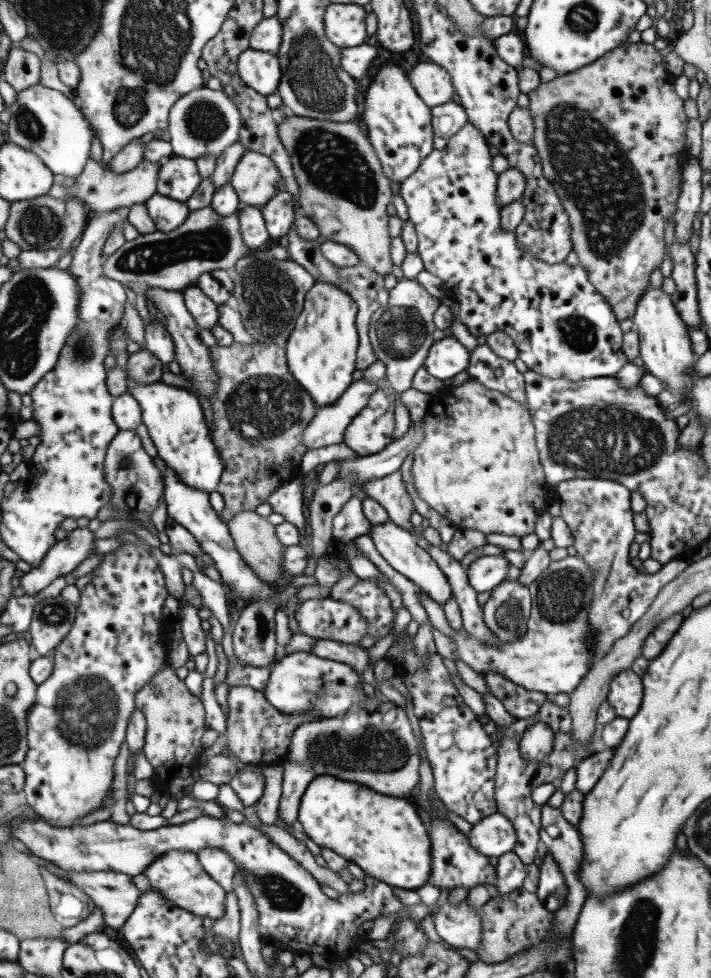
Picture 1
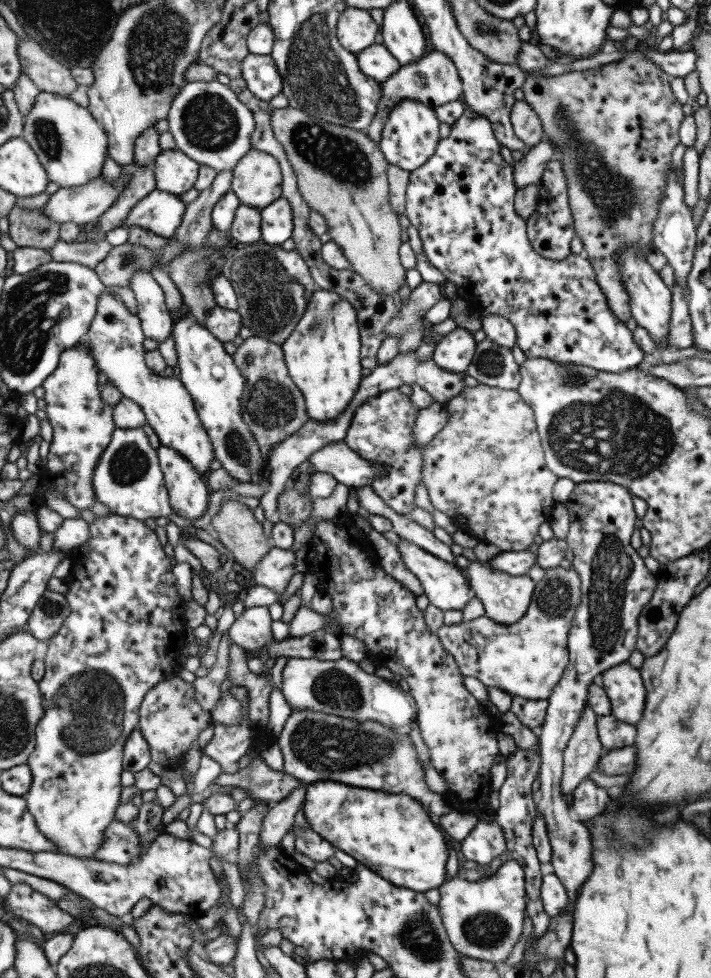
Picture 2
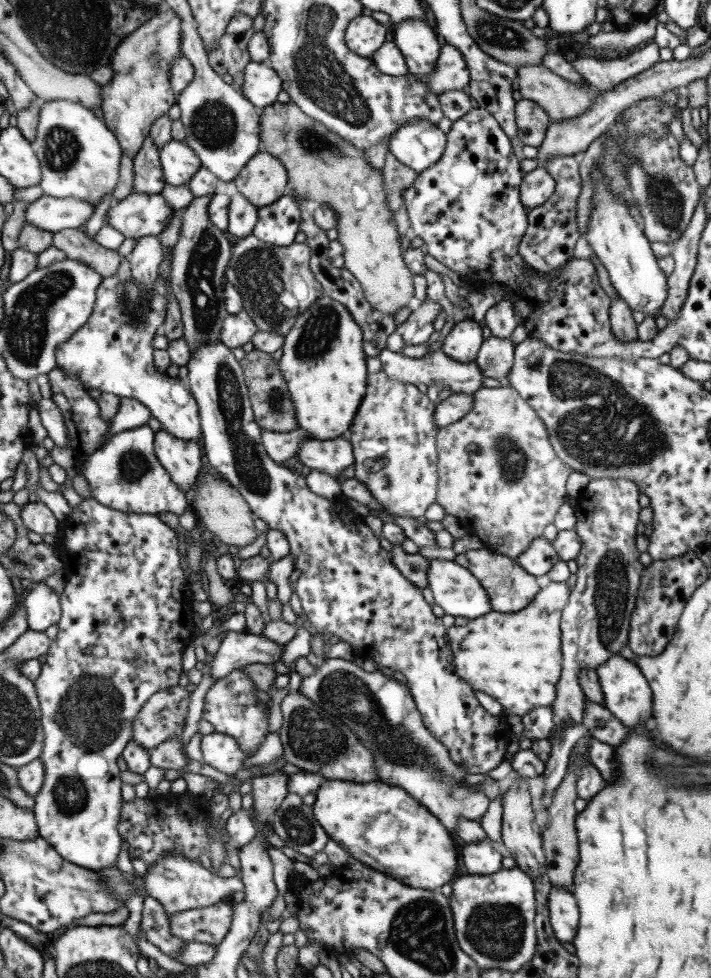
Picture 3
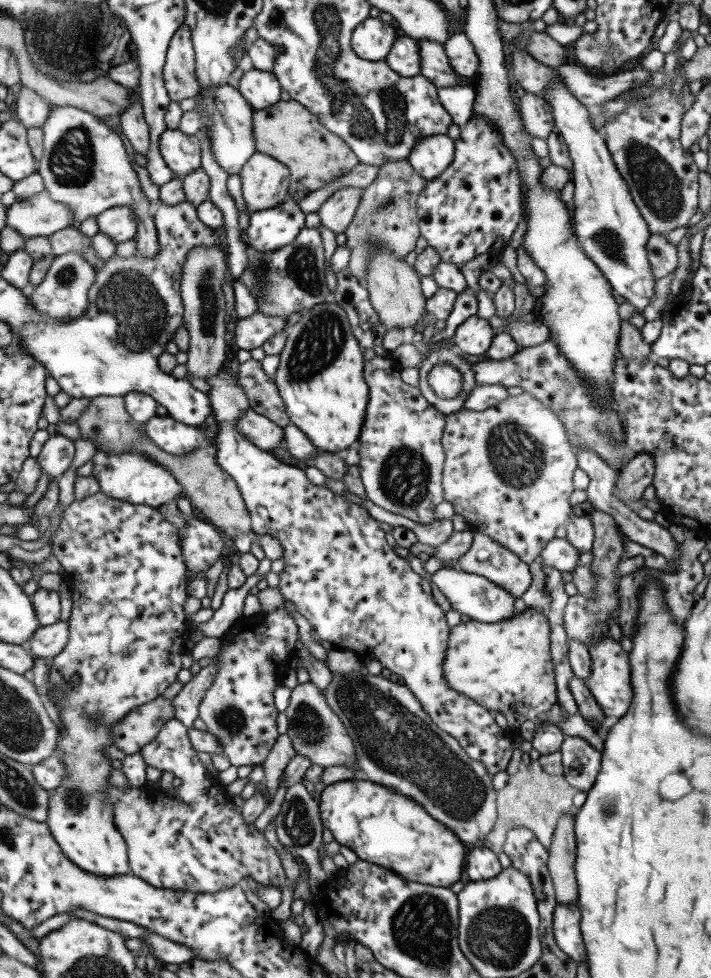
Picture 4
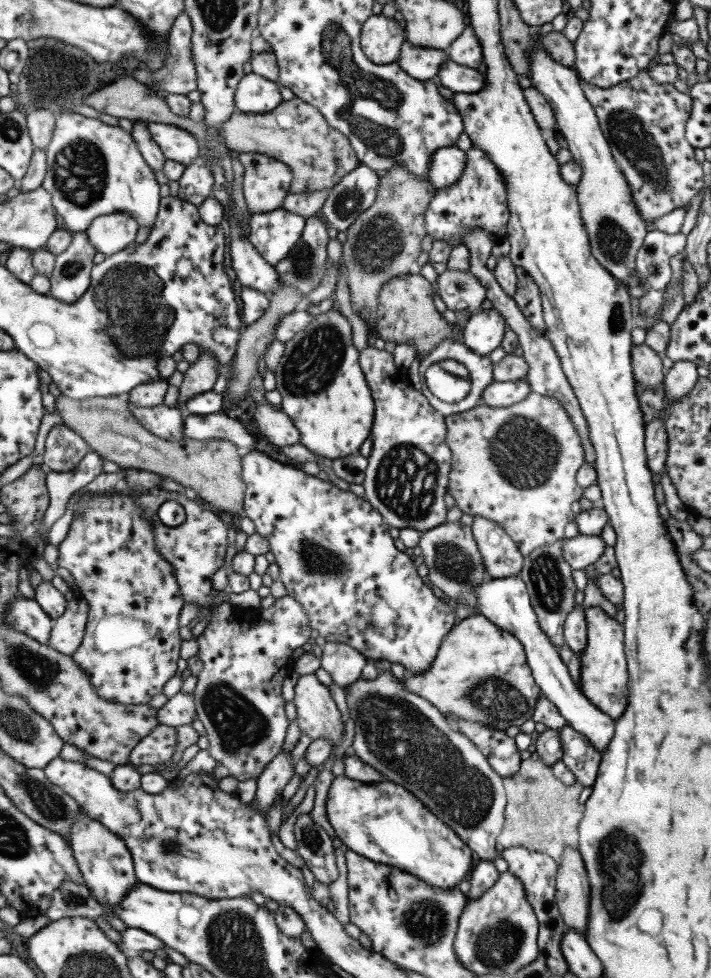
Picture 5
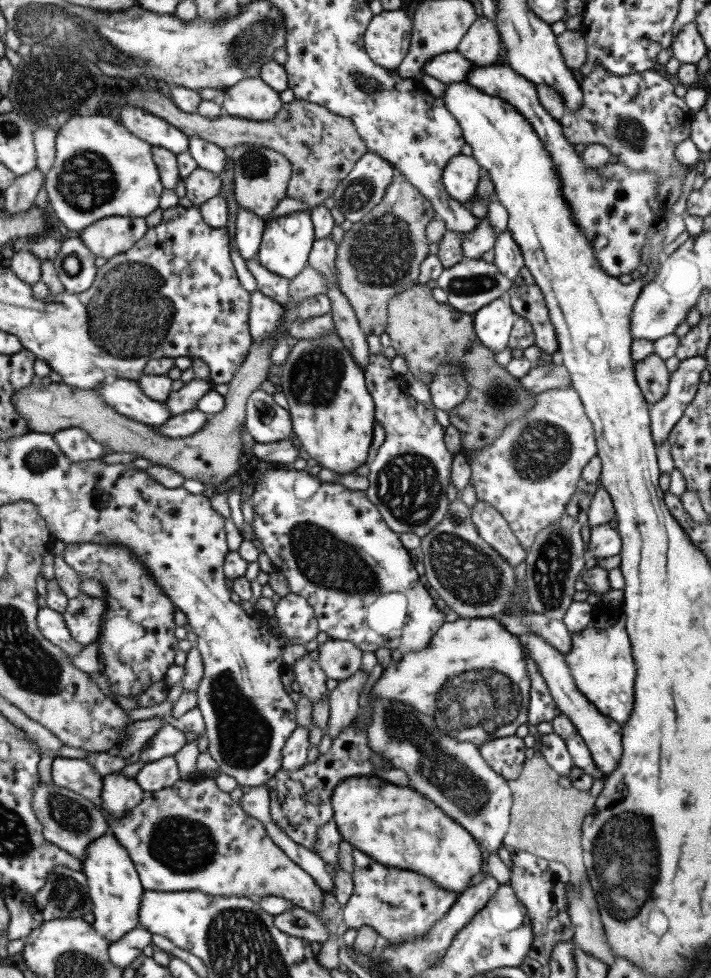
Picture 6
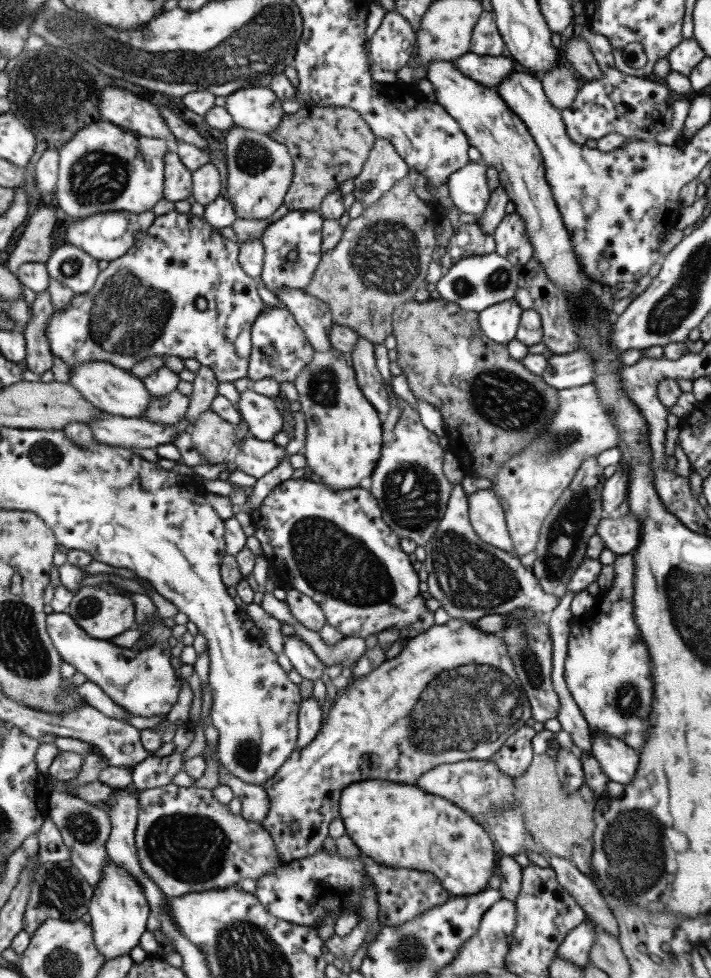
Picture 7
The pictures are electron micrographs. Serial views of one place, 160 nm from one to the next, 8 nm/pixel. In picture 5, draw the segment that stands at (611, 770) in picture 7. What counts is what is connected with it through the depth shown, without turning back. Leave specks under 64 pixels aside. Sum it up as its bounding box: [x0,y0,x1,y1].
[474,574,614,754]

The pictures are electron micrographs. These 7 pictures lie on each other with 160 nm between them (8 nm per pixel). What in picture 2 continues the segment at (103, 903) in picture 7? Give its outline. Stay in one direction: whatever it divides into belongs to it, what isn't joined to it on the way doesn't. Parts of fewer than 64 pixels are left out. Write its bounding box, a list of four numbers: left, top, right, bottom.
[26,513,187,859]

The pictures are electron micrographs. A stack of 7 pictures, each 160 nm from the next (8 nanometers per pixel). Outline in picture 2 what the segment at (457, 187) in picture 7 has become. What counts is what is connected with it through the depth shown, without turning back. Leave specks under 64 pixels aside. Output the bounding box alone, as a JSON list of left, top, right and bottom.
[378,99,439,170]

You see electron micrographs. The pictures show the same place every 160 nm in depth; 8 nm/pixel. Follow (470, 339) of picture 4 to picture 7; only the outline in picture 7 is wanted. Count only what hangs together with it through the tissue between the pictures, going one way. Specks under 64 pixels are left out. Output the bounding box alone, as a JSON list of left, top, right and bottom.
[477,297,521,345]

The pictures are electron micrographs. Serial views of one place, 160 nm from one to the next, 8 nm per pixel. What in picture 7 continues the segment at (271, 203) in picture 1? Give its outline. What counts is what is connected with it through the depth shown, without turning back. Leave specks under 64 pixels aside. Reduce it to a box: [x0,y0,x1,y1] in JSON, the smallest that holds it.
[259,210,322,292]

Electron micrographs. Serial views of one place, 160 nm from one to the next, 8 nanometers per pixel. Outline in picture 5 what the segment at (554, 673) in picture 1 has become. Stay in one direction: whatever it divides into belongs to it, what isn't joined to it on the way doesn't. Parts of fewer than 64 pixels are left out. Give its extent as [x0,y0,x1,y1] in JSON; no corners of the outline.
[398,614,540,730]

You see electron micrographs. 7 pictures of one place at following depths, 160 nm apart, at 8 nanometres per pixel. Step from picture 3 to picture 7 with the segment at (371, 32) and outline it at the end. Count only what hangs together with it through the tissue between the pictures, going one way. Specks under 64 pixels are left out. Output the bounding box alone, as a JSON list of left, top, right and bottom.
[369,11,415,72]

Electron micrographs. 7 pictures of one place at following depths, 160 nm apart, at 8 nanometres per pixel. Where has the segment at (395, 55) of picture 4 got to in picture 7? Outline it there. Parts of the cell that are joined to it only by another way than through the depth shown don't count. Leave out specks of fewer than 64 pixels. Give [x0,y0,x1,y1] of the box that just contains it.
[450,51,520,88]

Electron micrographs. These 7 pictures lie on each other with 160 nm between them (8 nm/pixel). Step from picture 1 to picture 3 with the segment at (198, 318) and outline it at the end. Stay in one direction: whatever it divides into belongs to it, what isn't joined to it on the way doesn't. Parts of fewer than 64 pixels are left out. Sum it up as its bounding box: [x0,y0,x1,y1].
[219,310,257,348]

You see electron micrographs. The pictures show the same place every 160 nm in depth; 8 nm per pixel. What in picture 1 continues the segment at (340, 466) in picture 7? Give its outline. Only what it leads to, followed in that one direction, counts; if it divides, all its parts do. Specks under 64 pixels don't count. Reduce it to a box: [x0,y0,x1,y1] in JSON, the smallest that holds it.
[285,281,358,407]

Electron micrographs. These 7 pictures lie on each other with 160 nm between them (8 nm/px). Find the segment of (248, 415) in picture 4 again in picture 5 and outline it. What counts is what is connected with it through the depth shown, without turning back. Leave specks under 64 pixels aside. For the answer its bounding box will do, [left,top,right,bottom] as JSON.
[183,411,256,450]

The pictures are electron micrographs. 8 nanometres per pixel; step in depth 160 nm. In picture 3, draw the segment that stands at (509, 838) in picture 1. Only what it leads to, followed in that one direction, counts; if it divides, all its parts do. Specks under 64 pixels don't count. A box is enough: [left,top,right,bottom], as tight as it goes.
[459,839,502,875]

